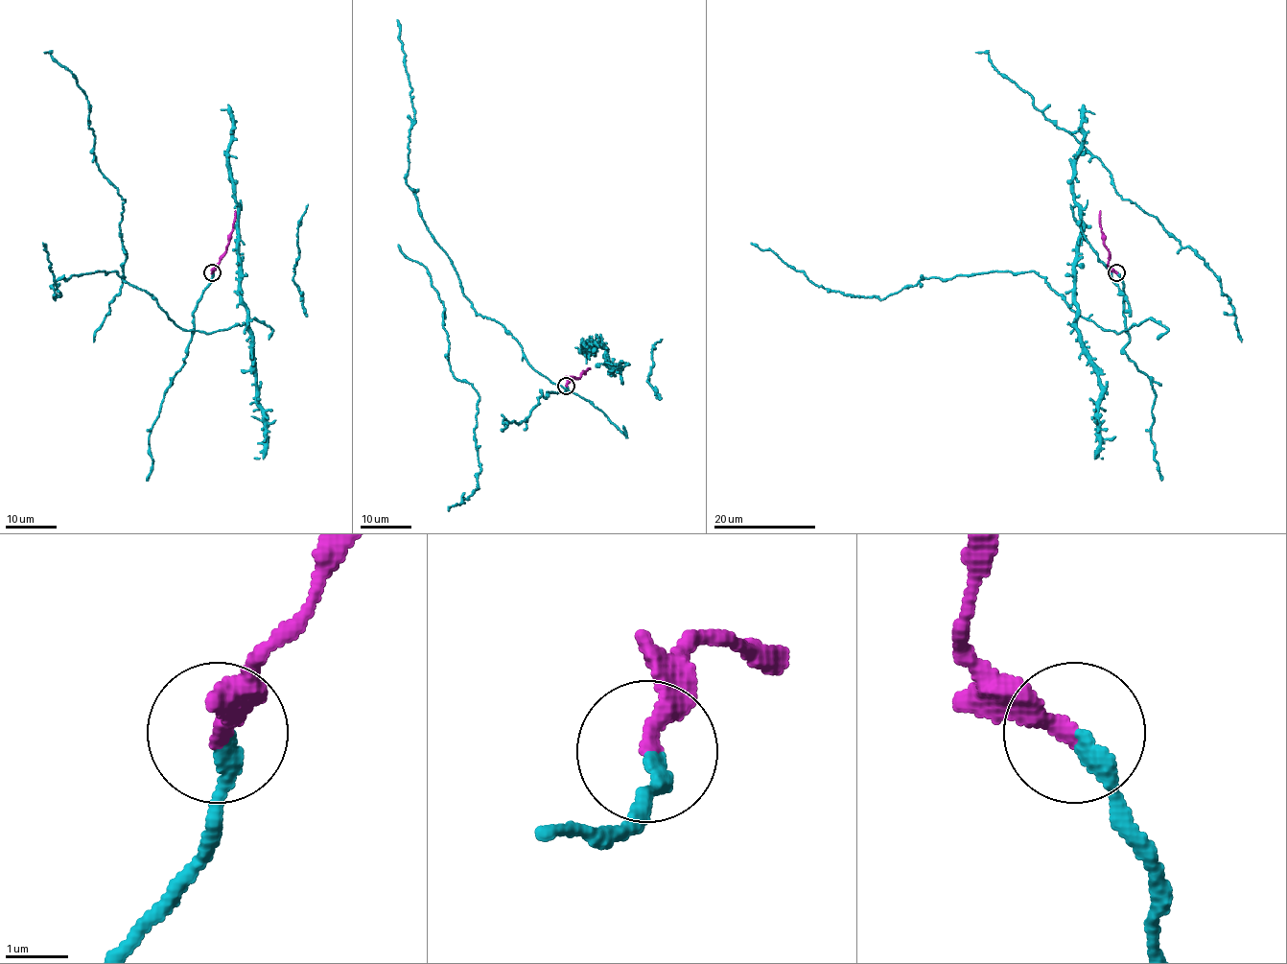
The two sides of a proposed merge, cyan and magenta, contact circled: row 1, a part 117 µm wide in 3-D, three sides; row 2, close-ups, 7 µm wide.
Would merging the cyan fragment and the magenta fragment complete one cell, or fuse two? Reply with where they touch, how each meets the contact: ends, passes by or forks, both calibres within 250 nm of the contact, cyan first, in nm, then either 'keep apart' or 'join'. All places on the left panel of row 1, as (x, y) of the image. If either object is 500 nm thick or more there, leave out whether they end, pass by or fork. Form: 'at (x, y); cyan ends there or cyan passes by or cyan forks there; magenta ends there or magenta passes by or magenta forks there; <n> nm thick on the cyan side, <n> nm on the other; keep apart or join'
at (212, 272); cyan ends there; magenta ends there; 280 nm thick on the cyan side, 280 nm on the other; join

